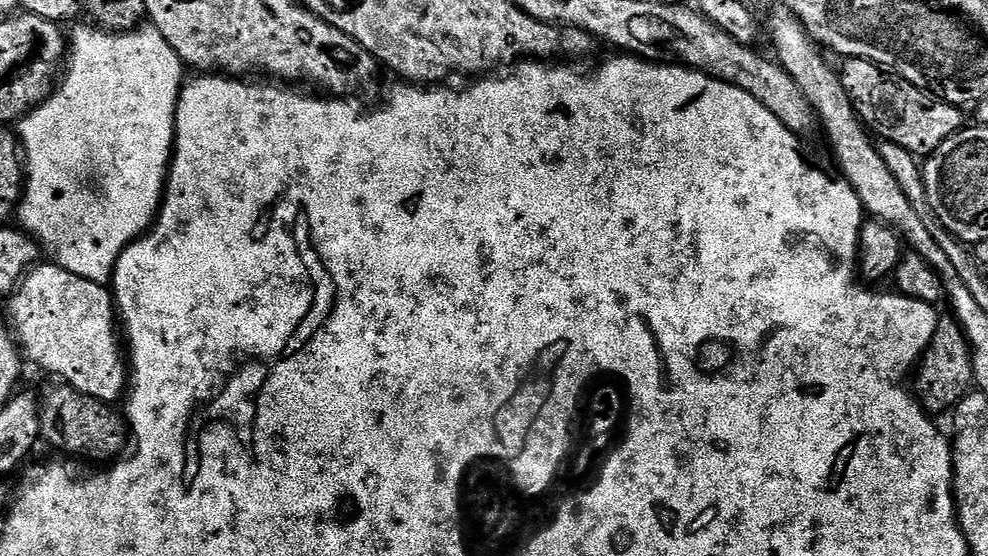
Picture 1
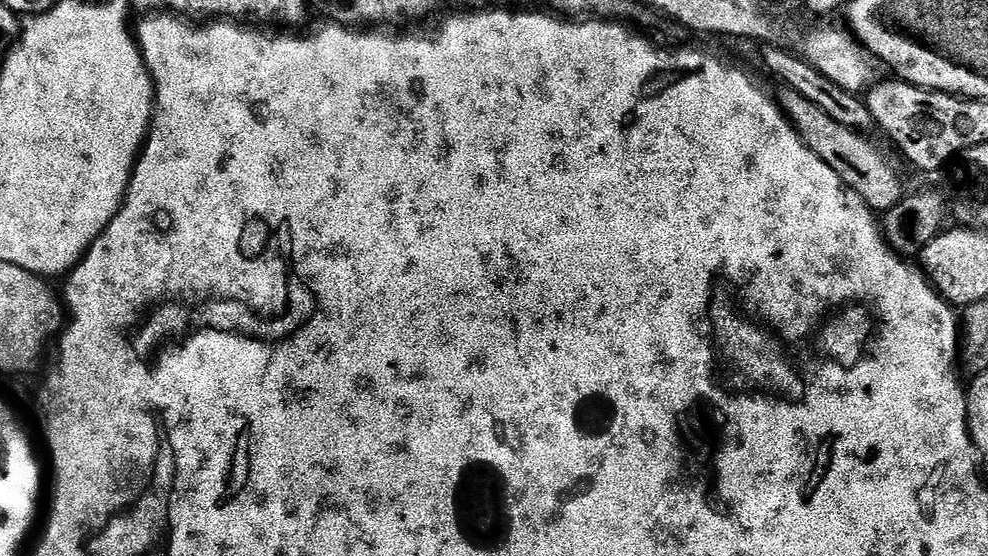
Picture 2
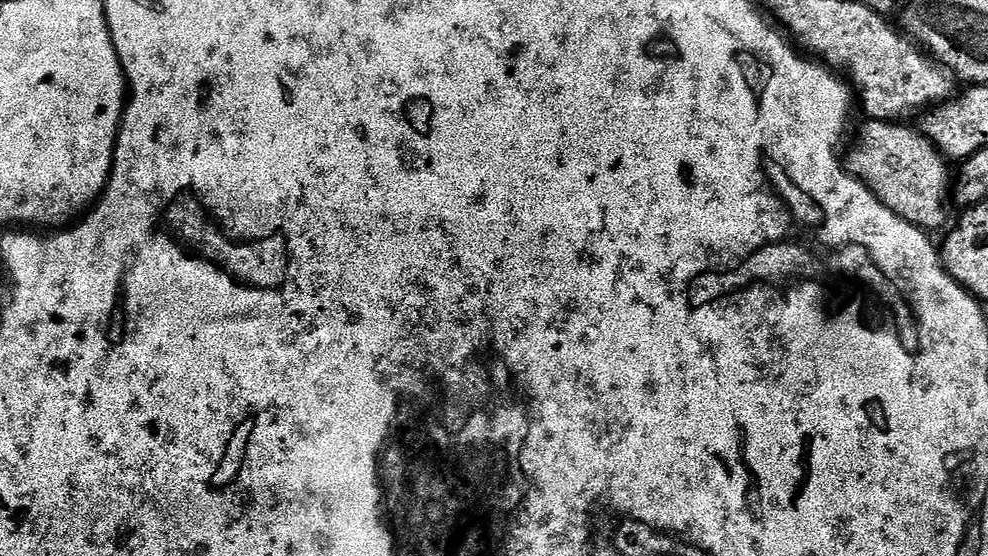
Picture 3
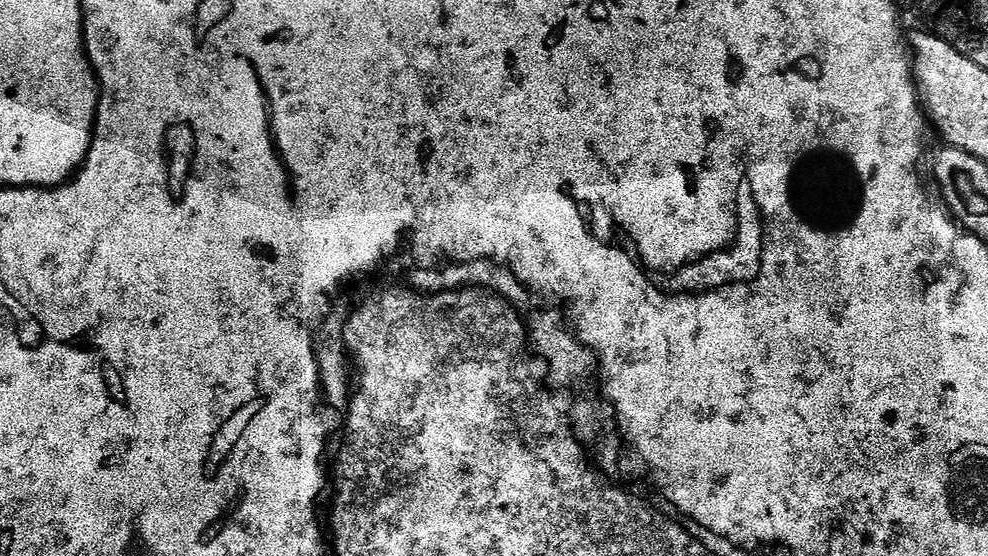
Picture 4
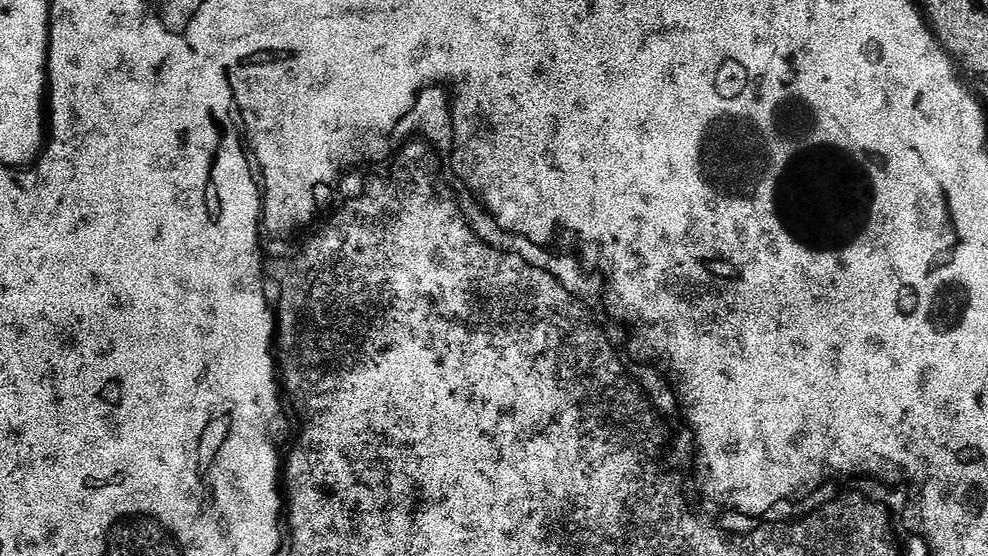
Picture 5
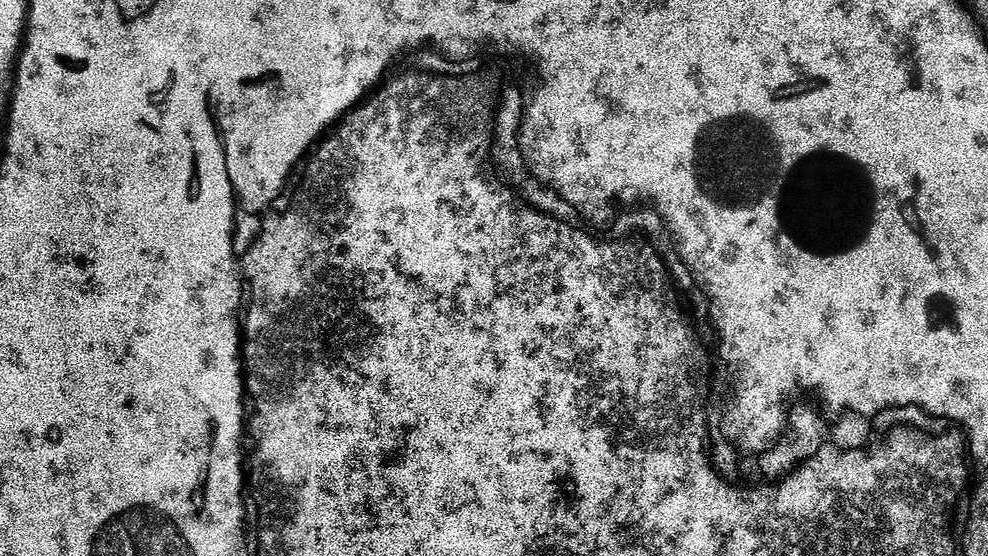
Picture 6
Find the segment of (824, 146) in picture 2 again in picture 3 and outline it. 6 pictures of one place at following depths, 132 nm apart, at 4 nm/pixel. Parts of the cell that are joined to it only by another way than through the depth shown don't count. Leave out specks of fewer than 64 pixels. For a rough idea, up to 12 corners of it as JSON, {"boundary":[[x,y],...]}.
{"boundary":[[868,120],[846,167],[898,218],[947,229],[949,161]]}

